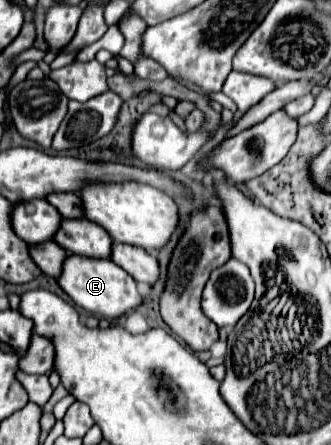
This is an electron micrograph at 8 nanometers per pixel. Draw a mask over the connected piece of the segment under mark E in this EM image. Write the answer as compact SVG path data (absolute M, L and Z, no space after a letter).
M66 256L64 264L62 264L62 274L58 276L58 284L60 288L74 300L76 306L100 316L100 318L108 318L108 320L116 320L122 314L134 310L142 298L136 290L136 282L134 278L124 272L122 268L118 268L112 260L90 260L86 256Z

